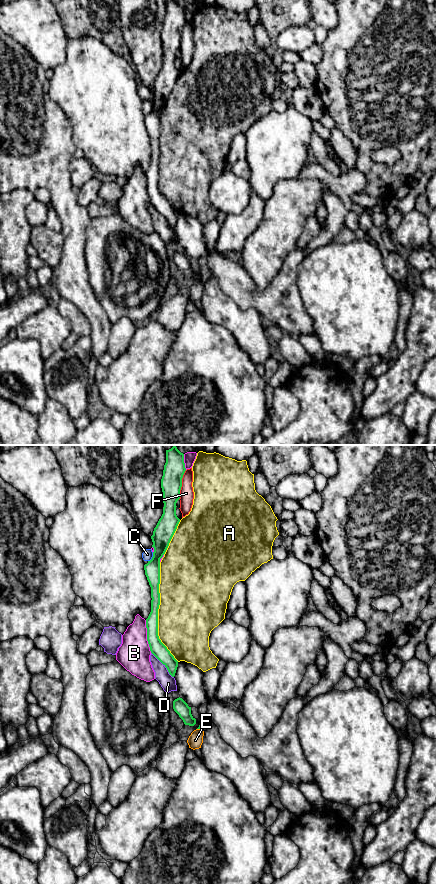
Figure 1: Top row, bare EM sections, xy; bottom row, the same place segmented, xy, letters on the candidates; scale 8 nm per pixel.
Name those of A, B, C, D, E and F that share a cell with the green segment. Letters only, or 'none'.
none

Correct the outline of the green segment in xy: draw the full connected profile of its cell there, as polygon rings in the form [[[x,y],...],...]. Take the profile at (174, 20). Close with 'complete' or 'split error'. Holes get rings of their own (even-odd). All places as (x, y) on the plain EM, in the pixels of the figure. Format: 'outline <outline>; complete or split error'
outline [[[177,0],[166,2],[161,40],[163,44],[163,66],[151,88],[154,100],[153,109],[144,117],[145,127],[151,139],[151,164],[146,171],[147,193],[151,205],[167,220],[174,229],[178,213],[161,194],[158,188],[158,161],[160,157],[160,111],[165,106],[177,81],[180,71],[176,67],[176,55],[180,51],[182,30],[186,23],[184,6]]]; complete

